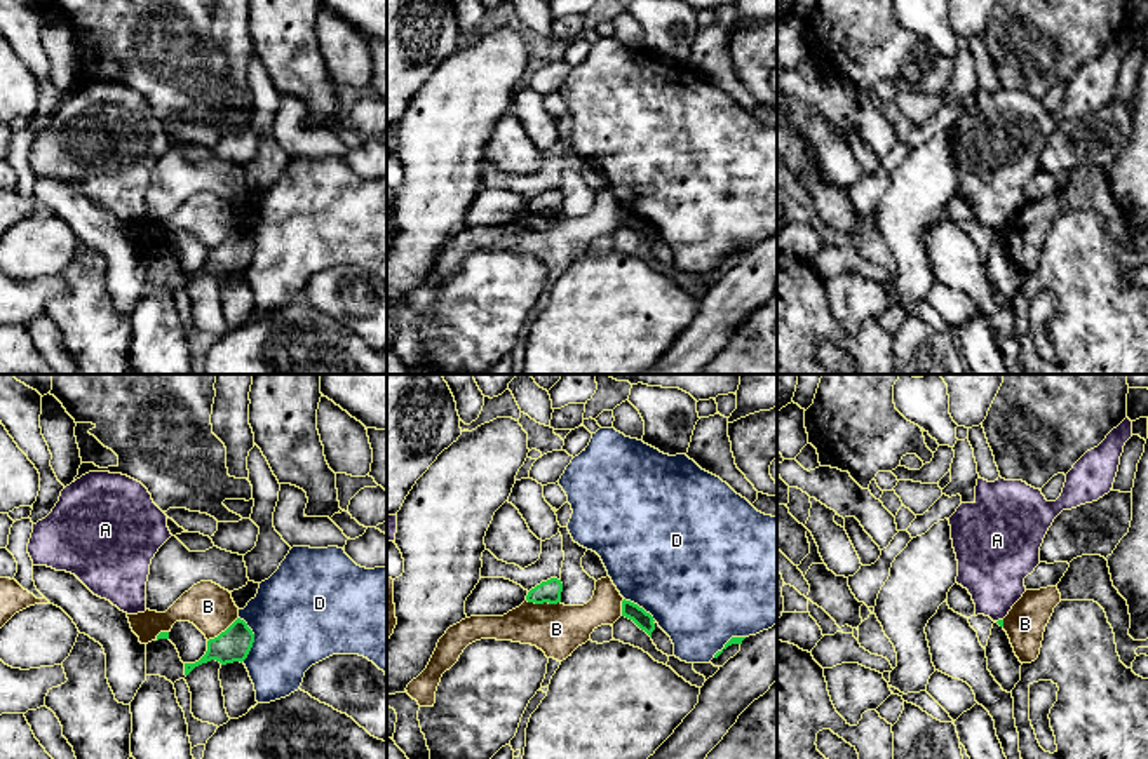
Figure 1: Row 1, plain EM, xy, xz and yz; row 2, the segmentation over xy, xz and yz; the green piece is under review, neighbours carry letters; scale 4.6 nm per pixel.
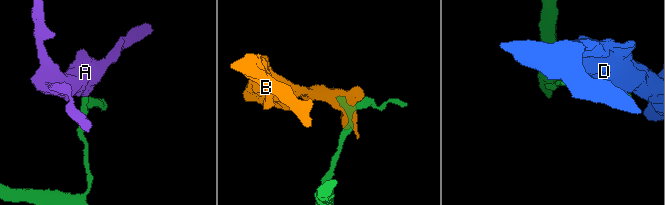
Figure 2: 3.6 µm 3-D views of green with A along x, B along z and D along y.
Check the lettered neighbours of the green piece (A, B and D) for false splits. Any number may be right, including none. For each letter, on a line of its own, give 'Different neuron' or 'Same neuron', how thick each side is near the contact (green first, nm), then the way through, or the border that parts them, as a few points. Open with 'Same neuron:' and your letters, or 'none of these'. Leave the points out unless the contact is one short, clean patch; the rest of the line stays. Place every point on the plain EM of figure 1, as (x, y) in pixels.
Same neuron: none of these
A: Different neuron. Thickness 30 nm (green) against 300 nm. Boundary: yz (1002, 228), (997, 232)
B: Different neuron. Thickness 100 nm (green) against 240 nm
D: Different neuron. Thickness 160 nm (green) against 460 nm

